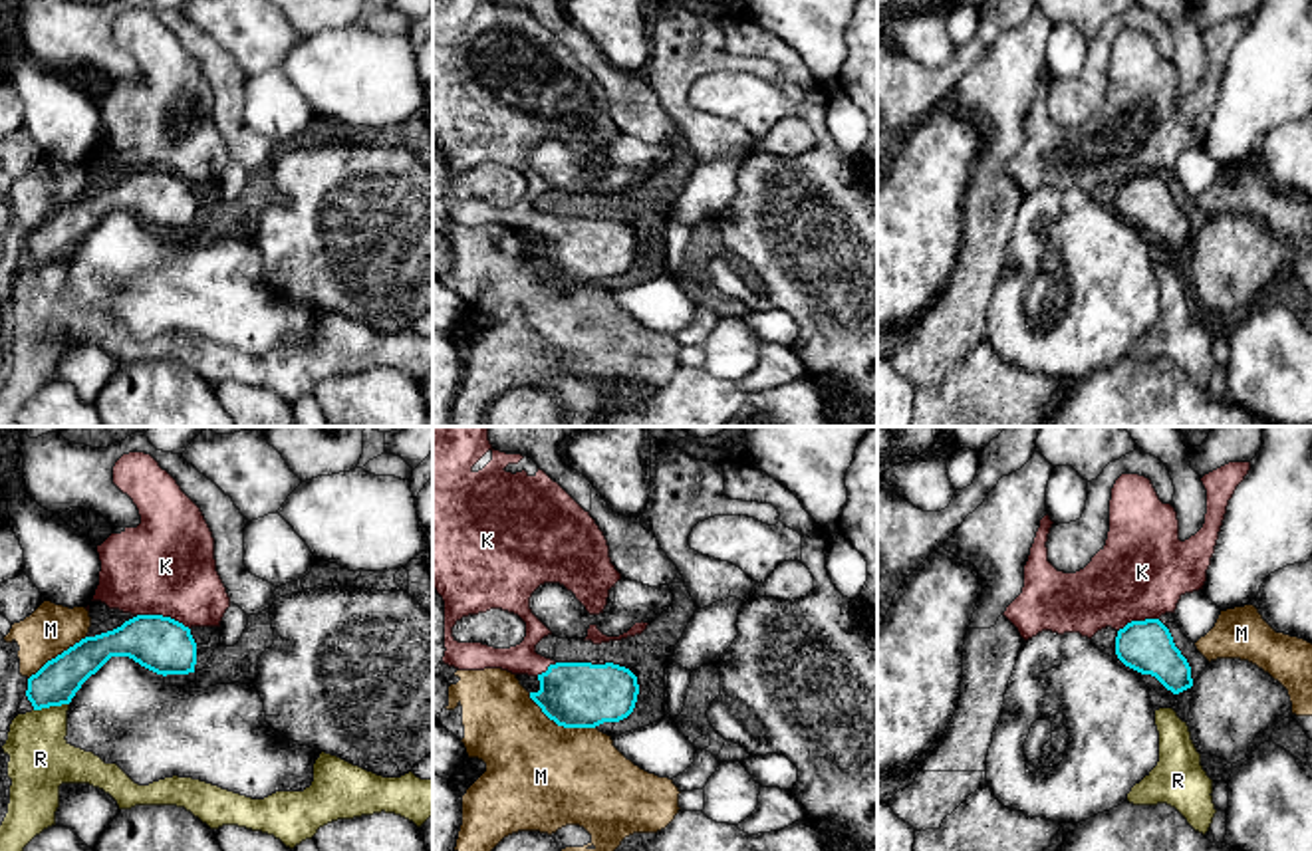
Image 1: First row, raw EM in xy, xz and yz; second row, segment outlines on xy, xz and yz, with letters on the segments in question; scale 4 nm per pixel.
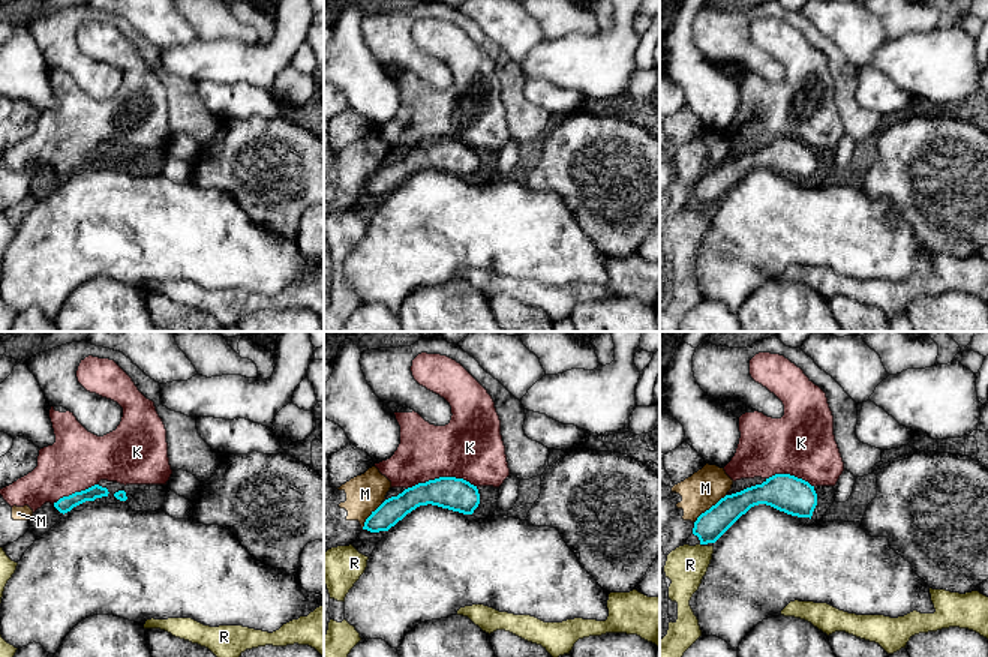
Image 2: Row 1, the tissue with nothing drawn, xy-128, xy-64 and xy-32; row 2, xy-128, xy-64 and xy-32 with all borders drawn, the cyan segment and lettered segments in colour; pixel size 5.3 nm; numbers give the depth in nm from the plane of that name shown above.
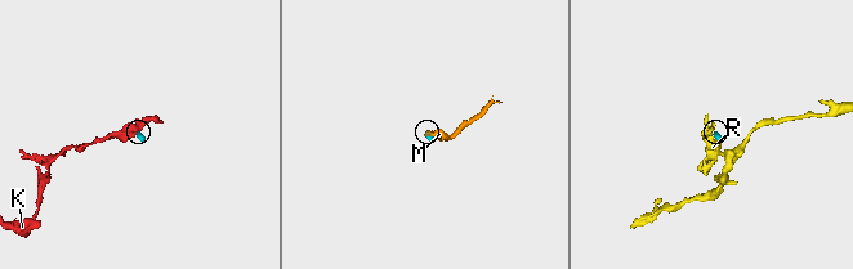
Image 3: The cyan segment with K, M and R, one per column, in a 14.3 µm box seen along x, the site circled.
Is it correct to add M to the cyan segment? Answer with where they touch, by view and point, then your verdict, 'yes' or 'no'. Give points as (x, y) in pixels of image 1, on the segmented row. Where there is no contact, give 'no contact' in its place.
xz (560, 725) | no

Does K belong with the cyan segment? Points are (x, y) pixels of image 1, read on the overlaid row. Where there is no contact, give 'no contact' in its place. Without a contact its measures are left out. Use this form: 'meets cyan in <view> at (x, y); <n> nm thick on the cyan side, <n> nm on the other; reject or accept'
meets cyan in xy at (161, 615); 220 nm thick on the cyan side, 400 nm on the other; accept

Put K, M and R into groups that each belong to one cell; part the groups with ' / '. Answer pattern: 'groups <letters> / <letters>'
groups K / M / R

